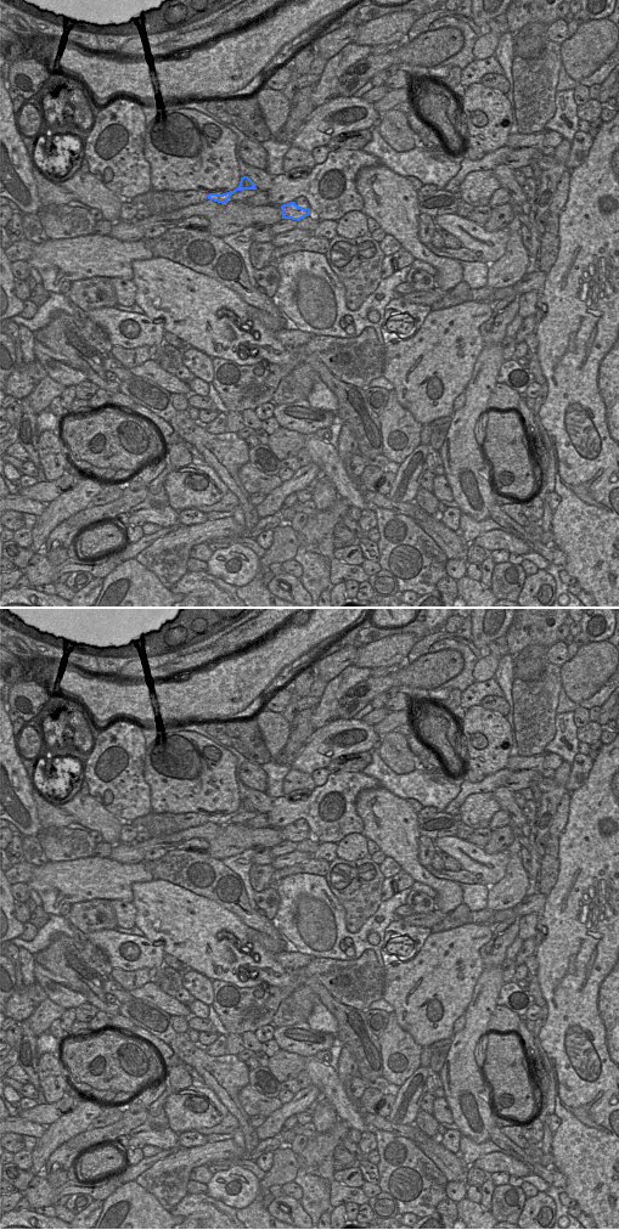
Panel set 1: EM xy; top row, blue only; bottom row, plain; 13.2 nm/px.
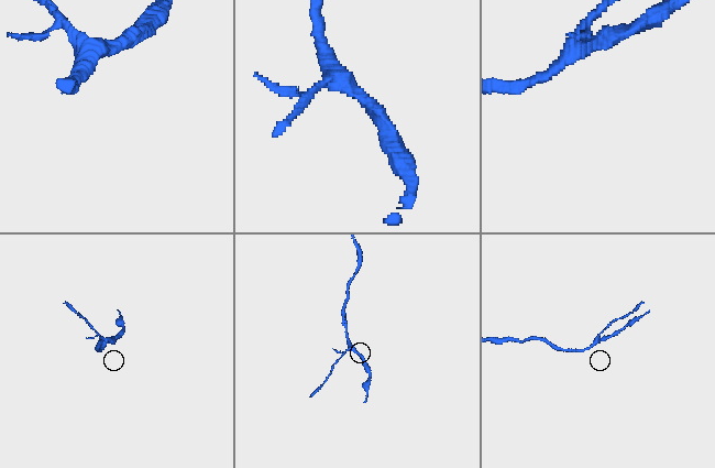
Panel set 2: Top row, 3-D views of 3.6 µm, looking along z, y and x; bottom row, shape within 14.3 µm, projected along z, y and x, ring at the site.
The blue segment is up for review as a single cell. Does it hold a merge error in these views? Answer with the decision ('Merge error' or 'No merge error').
No merge error

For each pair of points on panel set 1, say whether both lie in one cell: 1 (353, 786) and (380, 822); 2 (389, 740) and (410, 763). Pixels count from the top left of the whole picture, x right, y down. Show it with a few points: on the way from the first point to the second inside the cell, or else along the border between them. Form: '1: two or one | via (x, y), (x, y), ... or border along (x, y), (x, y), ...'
1: two | border along (382, 786), (358, 794), (355, 812), (364, 822)
2: one | via (394, 746), (404, 757)

